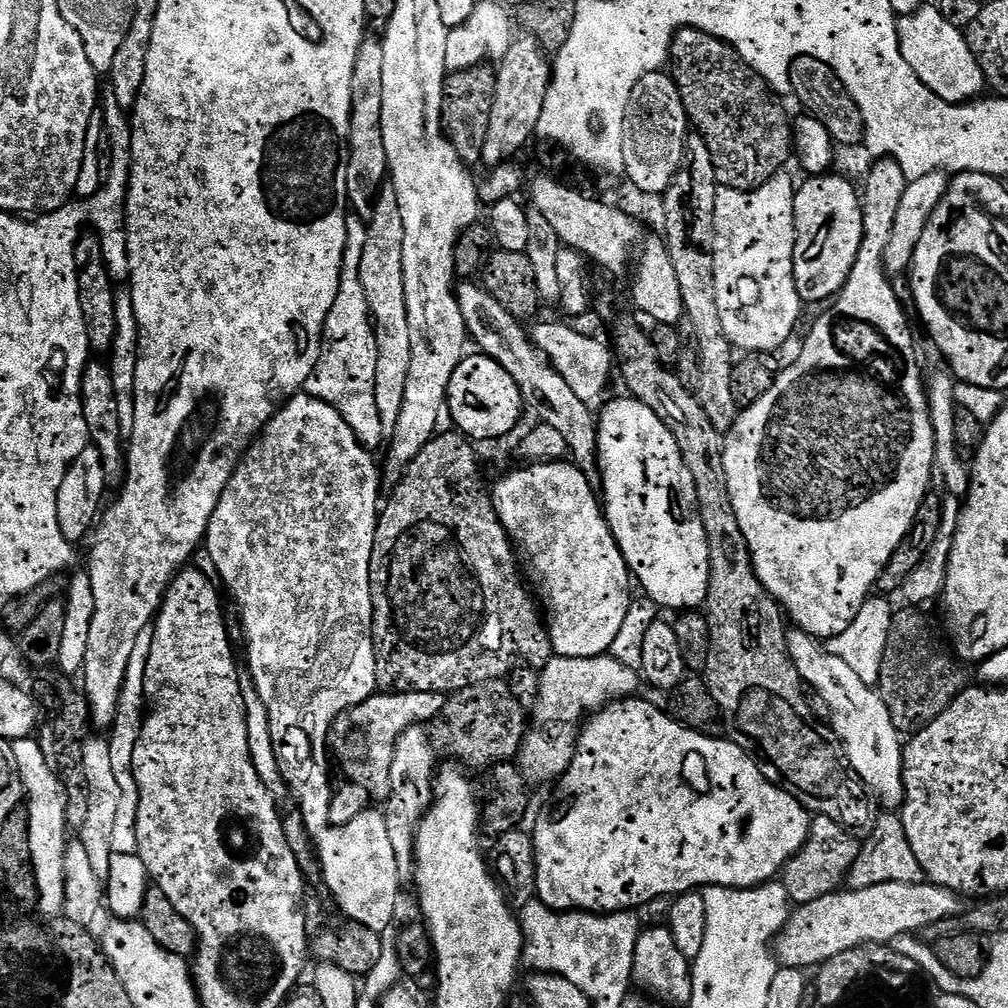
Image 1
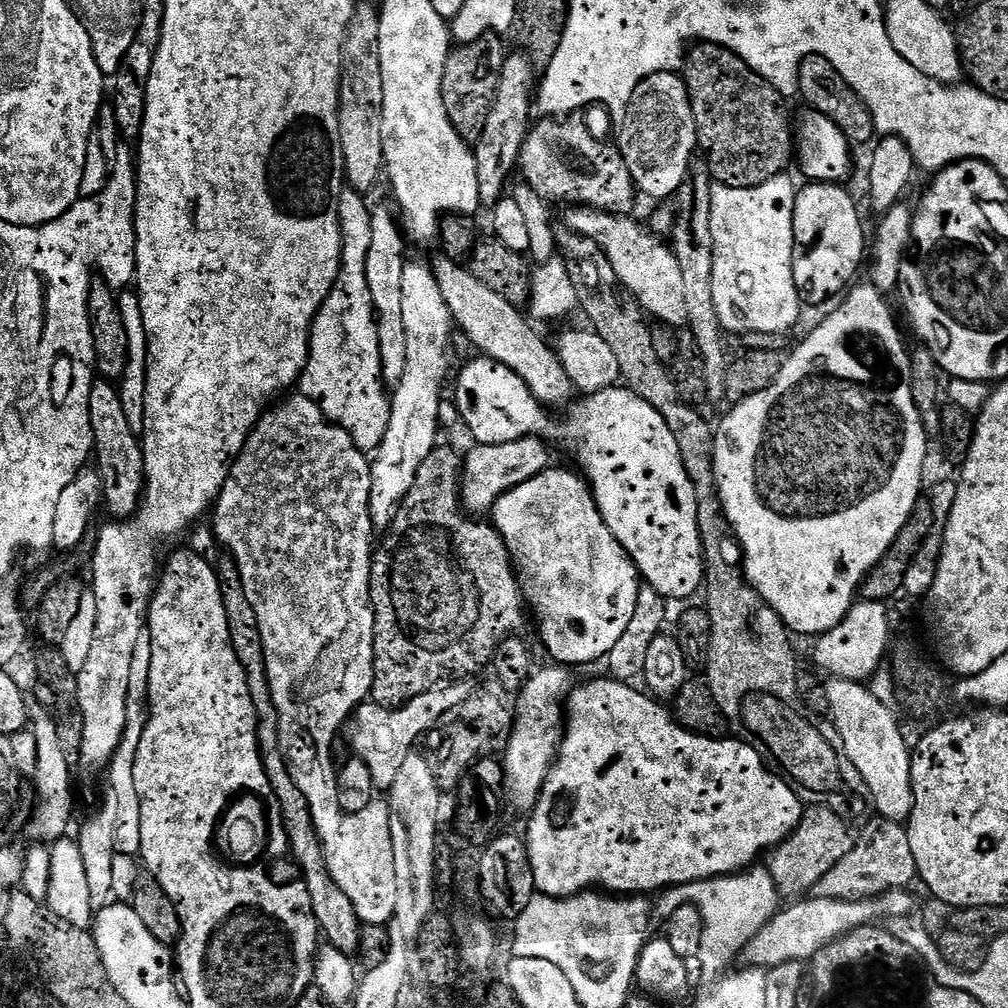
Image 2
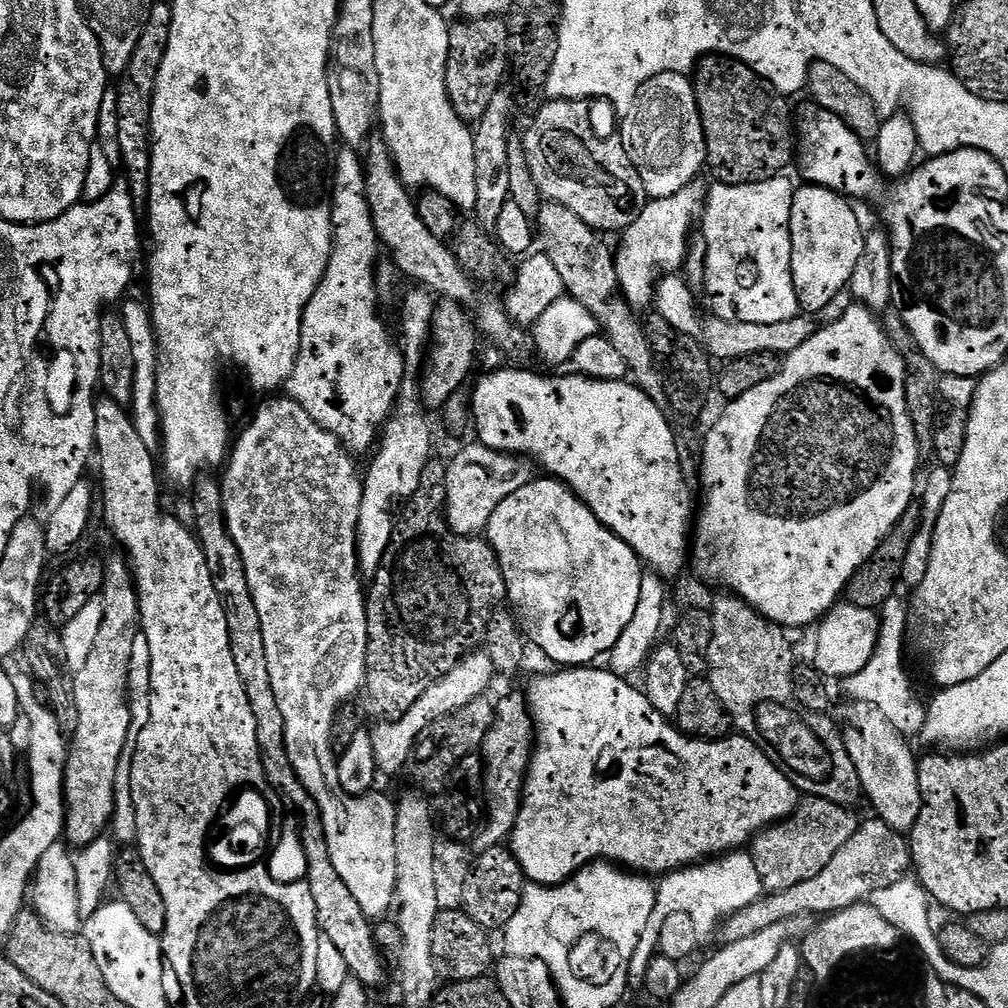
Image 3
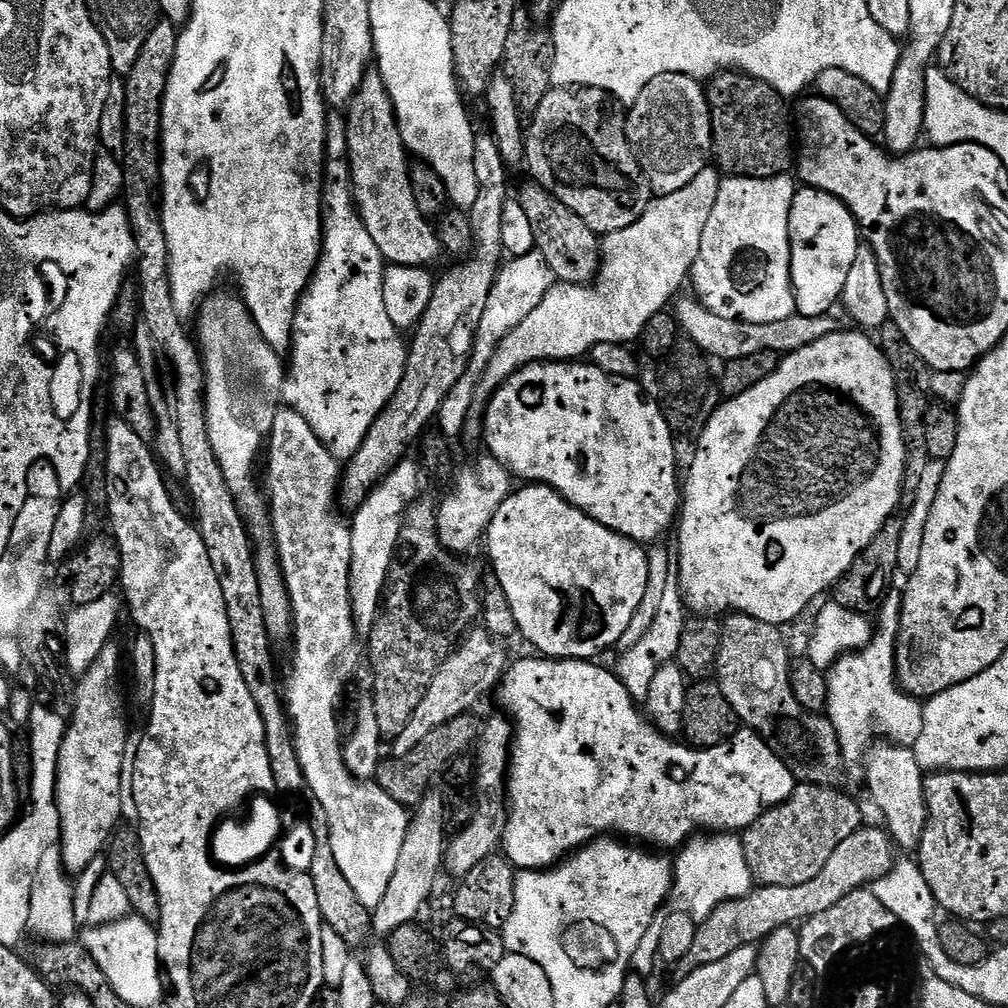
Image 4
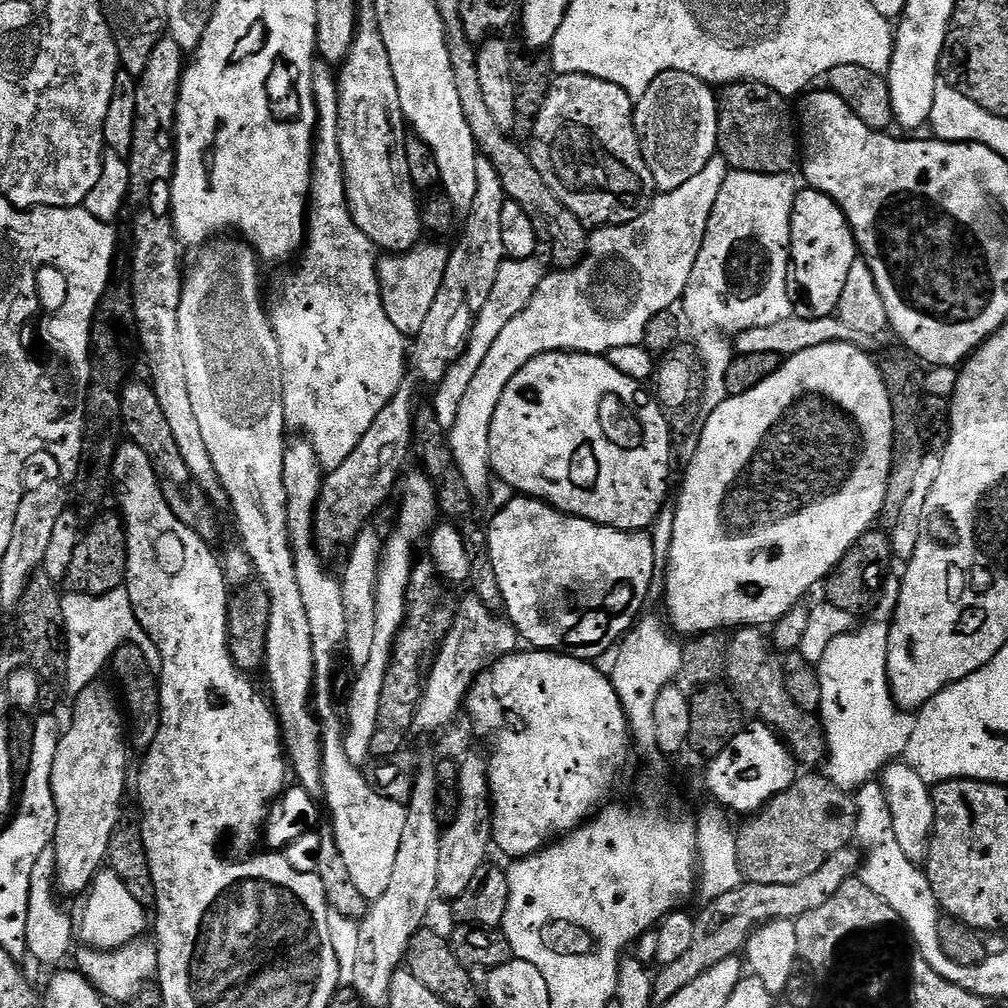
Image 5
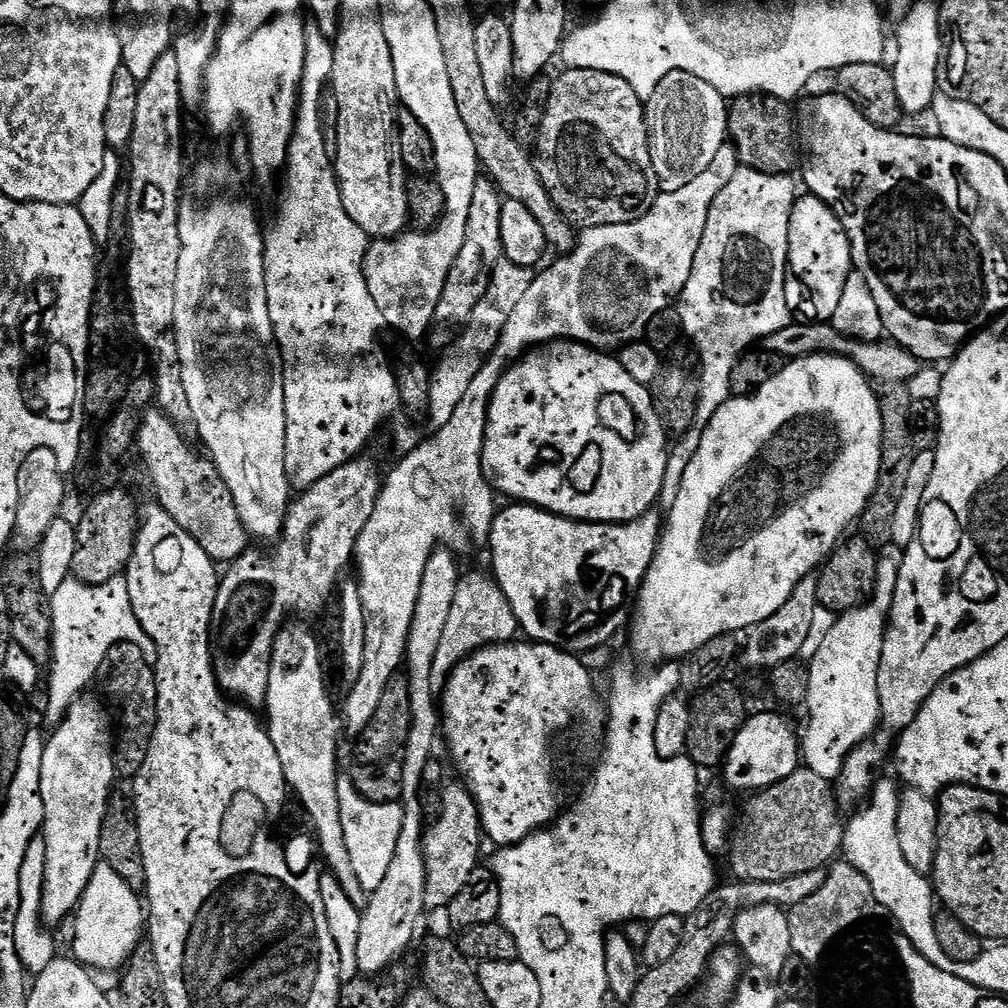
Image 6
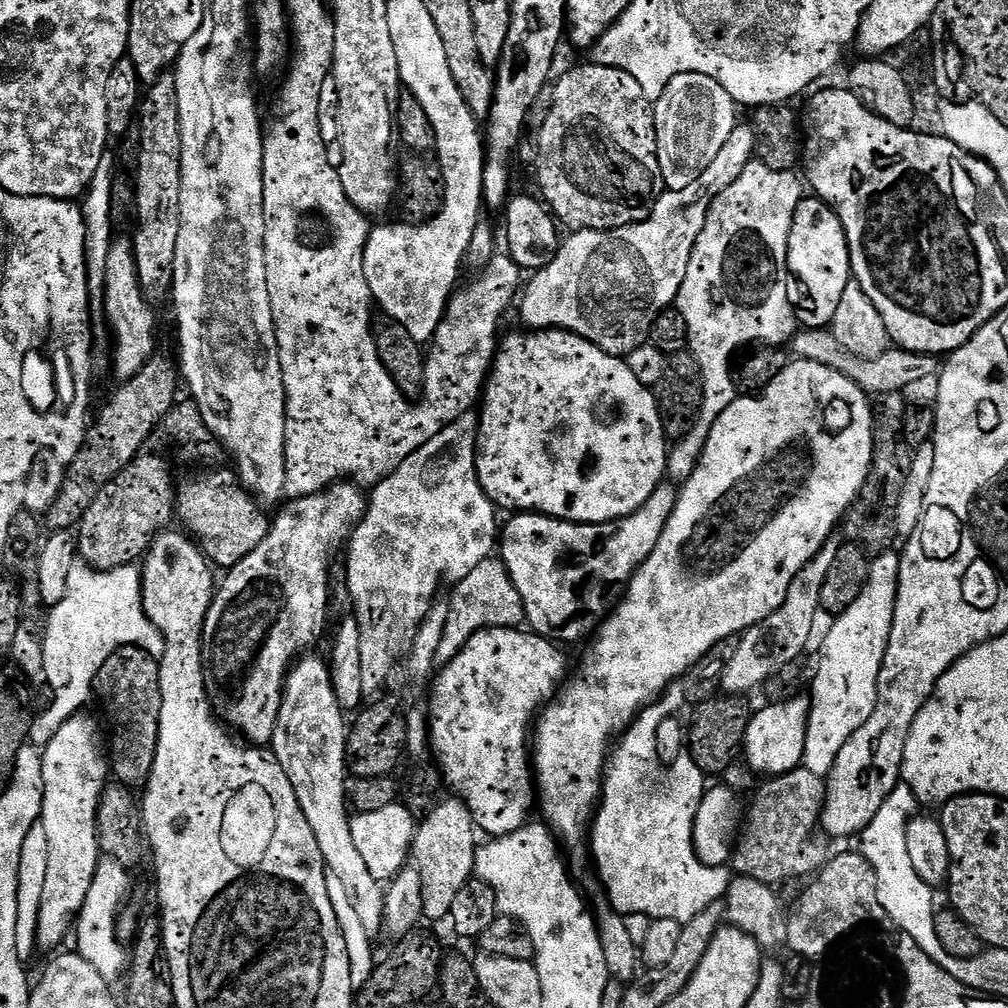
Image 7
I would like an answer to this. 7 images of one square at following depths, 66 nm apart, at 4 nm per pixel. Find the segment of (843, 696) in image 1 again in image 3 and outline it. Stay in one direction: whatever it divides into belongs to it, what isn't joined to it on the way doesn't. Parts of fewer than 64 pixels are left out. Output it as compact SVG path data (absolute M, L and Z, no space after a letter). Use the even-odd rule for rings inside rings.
M849 703L848 713L844 716L844 724L842 720L842 731L844 741L848 744L848 753L854 762L854 766L858 770L858 778L860 786L866 800L872 803L875 815L882 822L886 822L886 826L890 826L894 830L908 834L918 822L918 814L922 810L922 794L918 786L918 767L917 757L912 757L912 748L907 739L890 724L889 719L882 714L874 705L862 703Z

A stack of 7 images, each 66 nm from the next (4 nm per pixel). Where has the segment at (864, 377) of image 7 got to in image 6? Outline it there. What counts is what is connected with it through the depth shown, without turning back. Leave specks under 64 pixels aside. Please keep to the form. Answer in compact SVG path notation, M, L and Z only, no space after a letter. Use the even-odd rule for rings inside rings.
M831 322L811 323L787 324L785 328L778 330L778 334L770 334L763 340L763 351L773 352L788 360L801 360L804 356L844 356L847 360L853 360L869 380L873 382L881 380L884 384L904 386L920 372L922 361L910 350L906 350L891 339L855 340L839 332Z

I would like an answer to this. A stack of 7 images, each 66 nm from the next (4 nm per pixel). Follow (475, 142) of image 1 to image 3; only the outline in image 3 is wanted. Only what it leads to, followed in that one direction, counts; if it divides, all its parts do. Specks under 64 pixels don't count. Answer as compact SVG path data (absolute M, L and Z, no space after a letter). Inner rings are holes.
M491 16L481 20L461 19L461 24L453 23L448 29L449 58L445 68L445 86L450 106L454 106L454 114L465 124L472 126L486 114L486 106L490 106L490 98L501 91L504 75L510 72L508 53L508 25L501 17Z

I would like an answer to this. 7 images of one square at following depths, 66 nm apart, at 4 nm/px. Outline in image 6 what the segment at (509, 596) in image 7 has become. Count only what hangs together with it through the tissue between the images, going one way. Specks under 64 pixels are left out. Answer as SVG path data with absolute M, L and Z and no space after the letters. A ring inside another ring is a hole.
M475 570L463 577L457 586L454 604L450 609L446 630L438 645L436 668L452 670L474 652L490 644L503 644L517 639L520 623L506 594L487 571Z

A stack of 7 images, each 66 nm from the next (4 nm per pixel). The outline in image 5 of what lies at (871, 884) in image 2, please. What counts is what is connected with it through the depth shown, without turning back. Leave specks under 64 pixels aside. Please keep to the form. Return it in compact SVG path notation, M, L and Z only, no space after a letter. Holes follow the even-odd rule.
M849 846L838 850L815 874L802 878L790 886L766 886L742 882L734 890L722 894L718 898L707 901L700 913L695 913L694 942L678 962L663 965L655 973L652 982L652 1003L663 1006L678 994L685 986L690 986L698 974L706 974L710 966L718 966L718 962L726 962L726 958L740 956L747 949L748 939L756 929L761 928L768 920L794 920L809 910L816 910L822 902L830 902L834 894L847 880L857 875L862 864L861 853Z

